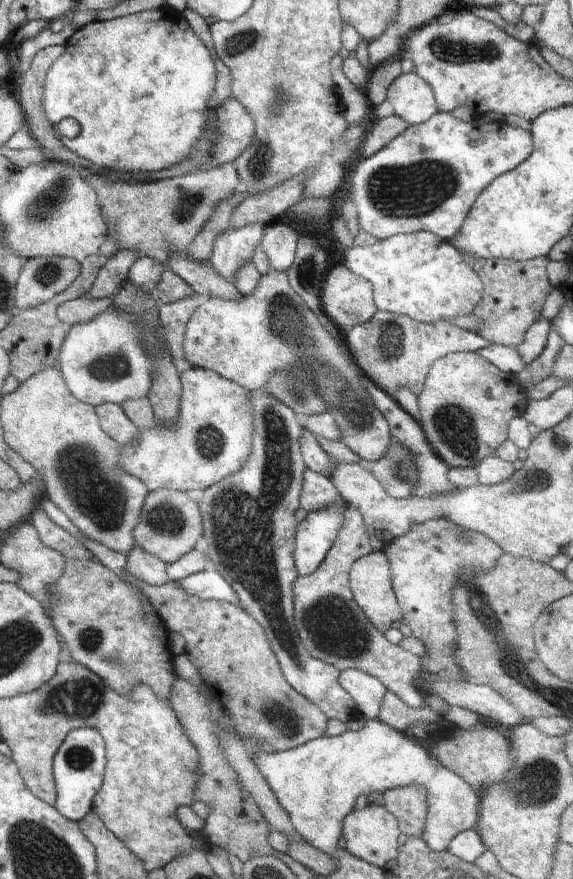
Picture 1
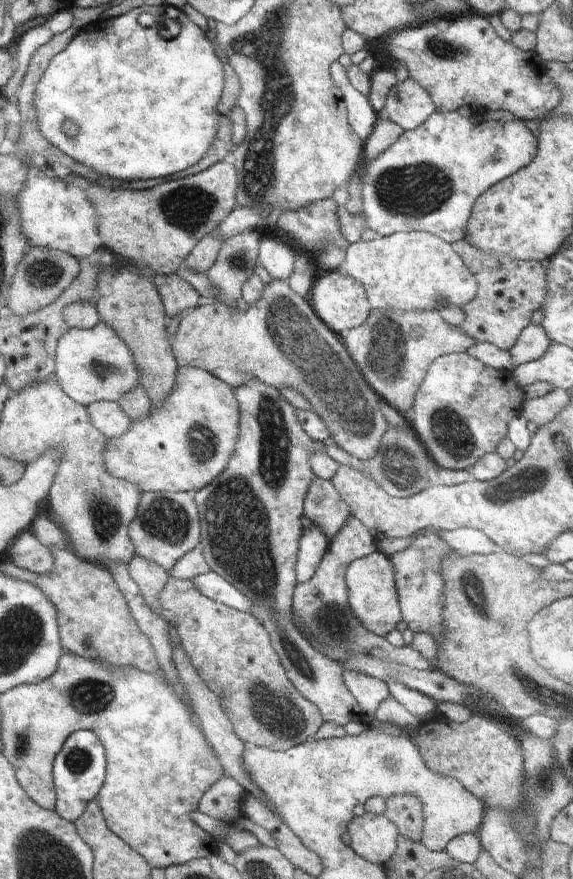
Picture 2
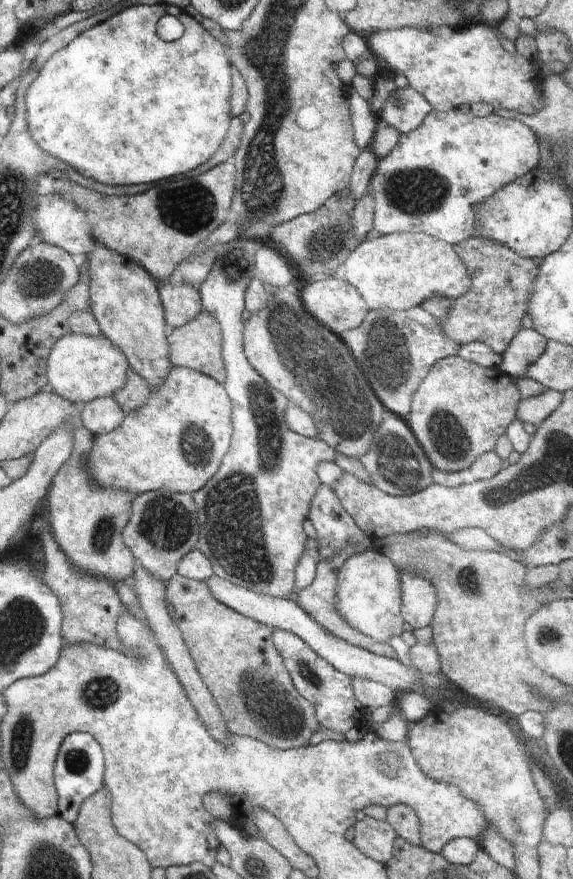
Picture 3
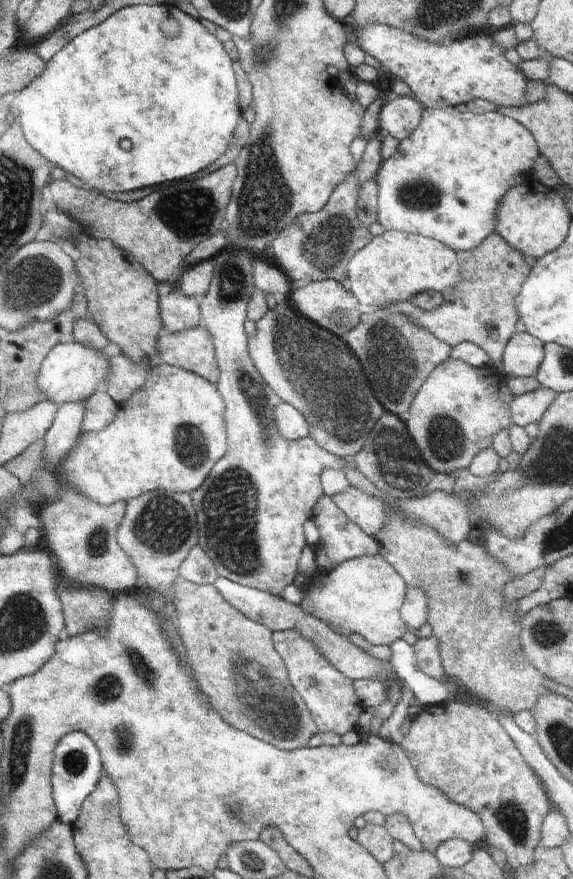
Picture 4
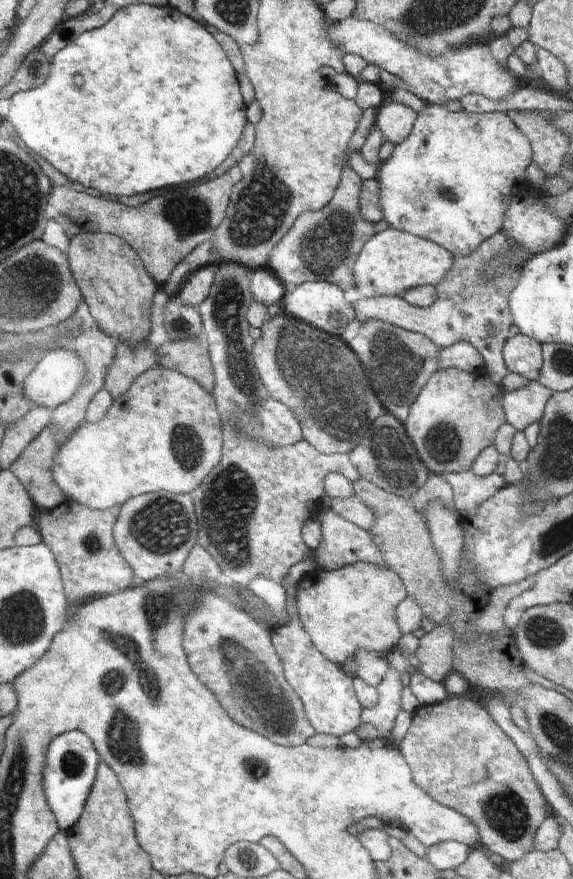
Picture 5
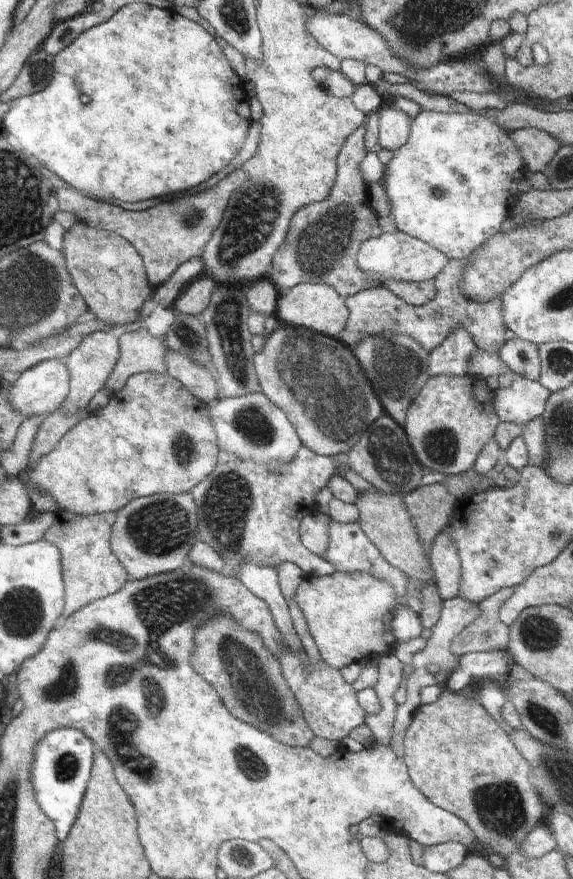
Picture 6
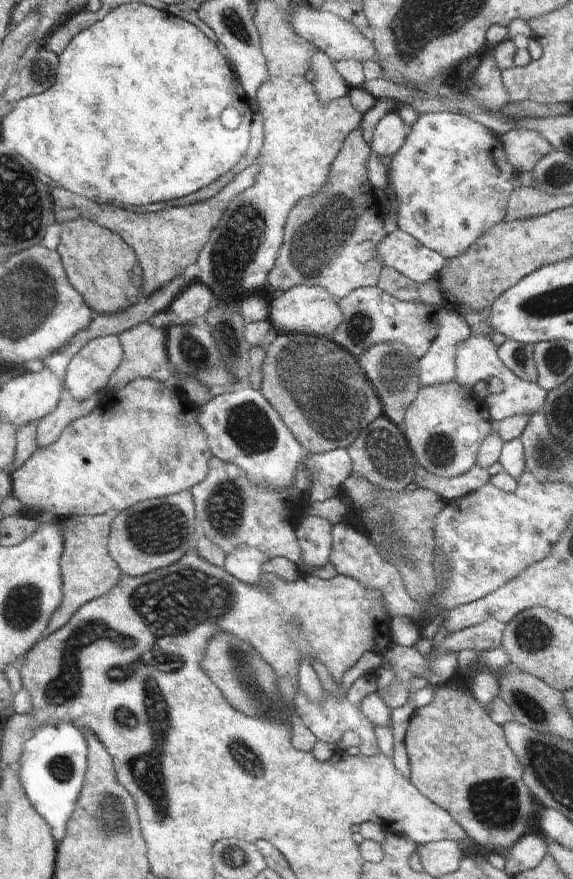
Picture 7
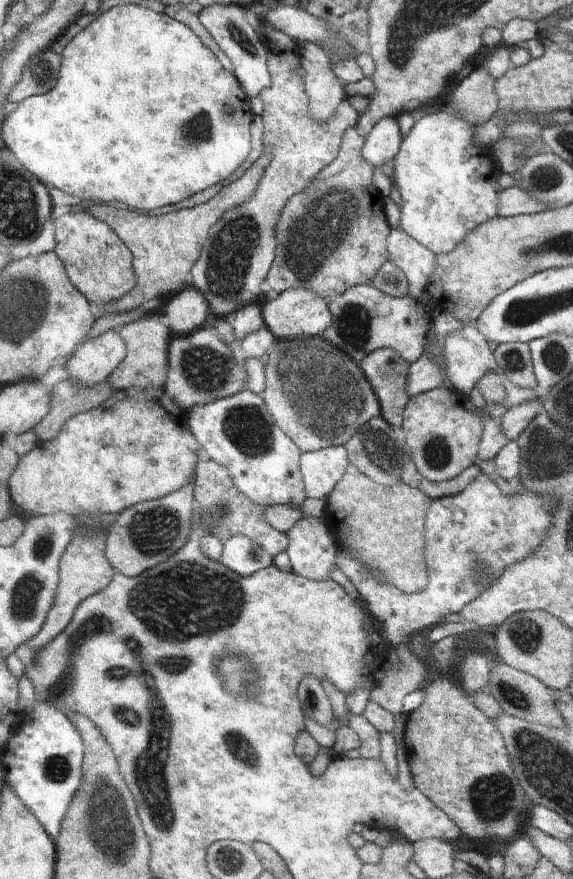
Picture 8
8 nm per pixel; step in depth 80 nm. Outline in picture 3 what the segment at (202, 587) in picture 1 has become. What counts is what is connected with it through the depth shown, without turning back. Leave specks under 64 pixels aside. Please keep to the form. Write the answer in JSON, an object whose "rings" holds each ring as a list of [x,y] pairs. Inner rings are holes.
{"rings":[[[212,575],[208,580],[205,580],[206,586],[210,589],[212,596],[238,611],[240,614],[254,619],[260,624],[269,626],[272,630],[285,630],[299,636],[318,656],[327,660],[334,668],[349,676],[350,679],[368,679],[378,681],[379,683],[389,686],[395,693],[398,690],[409,690],[410,692],[421,692],[430,697],[446,697],[452,698],[452,691],[455,686],[442,674],[417,673],[414,669],[403,665],[398,658],[389,659],[378,656],[372,651],[355,647],[345,640],[335,637],[328,632],[319,622],[316,622],[309,614],[306,614],[298,606],[298,603],[290,599],[274,598],[265,594],[258,594],[253,590],[236,586],[232,582],[220,578],[218,575]]]}

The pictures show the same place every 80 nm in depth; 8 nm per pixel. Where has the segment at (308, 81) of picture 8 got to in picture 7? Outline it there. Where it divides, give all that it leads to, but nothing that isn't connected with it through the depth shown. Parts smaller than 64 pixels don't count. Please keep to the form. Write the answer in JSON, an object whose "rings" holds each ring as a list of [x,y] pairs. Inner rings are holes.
{"rings":[[[320,50],[311,56],[311,70],[316,74],[316,79],[311,83],[318,98],[324,102],[346,97],[351,89],[334,68],[333,61]]]}

